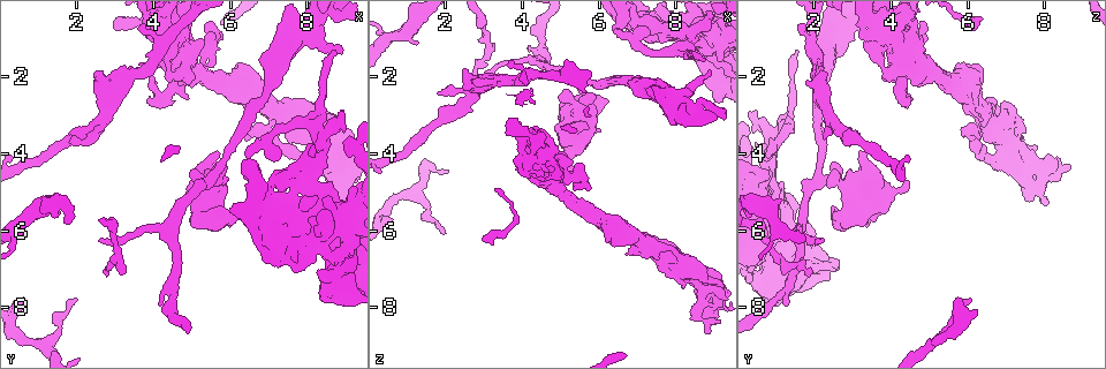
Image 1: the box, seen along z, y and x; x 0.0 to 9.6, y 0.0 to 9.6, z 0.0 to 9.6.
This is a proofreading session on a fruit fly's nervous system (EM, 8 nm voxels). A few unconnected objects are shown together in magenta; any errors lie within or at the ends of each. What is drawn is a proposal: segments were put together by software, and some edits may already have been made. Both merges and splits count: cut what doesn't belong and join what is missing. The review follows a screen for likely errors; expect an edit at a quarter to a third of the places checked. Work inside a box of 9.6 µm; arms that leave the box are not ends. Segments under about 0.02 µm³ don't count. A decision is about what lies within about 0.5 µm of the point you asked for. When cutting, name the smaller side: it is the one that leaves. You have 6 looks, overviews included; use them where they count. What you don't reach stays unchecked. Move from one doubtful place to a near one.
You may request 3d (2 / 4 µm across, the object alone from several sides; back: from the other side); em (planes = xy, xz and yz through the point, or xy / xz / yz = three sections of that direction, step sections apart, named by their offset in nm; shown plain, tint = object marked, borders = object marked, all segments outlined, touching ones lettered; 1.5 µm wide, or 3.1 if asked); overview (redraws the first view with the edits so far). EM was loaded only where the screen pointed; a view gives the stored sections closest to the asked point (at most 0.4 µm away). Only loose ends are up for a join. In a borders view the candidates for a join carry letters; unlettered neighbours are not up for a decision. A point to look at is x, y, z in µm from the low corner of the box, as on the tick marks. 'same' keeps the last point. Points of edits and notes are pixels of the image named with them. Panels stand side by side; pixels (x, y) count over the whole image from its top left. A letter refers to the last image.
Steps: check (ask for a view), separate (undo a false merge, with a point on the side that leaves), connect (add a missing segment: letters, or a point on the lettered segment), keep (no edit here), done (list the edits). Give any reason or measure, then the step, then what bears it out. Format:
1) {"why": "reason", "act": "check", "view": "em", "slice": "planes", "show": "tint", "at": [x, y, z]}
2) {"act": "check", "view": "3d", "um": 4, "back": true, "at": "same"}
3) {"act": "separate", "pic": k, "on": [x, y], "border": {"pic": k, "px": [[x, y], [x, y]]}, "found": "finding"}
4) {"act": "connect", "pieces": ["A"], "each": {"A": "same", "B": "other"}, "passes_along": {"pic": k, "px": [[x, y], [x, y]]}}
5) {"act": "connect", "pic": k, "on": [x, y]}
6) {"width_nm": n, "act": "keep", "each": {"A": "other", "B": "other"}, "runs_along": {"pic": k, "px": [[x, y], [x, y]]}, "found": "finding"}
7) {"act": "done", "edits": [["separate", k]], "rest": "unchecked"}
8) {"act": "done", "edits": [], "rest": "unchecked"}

{"why": "free end", "act": "check", "view": "3d", "um": 2, "at": [3.90, 2.75, 4.35]}

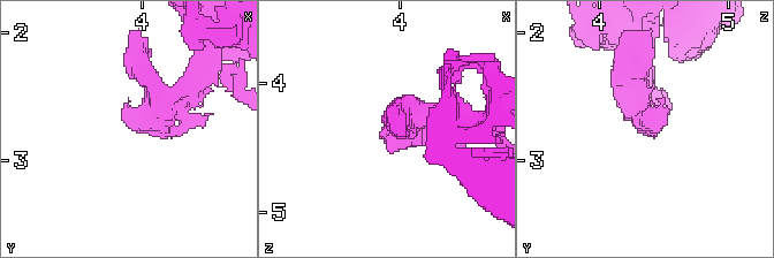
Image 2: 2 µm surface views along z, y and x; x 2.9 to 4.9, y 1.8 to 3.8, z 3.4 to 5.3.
{"why": "now the EM", "act": "check", "view": "em", "slice": "planes", "show": "borders", "at": [3.86, 2.70, 4.34]}

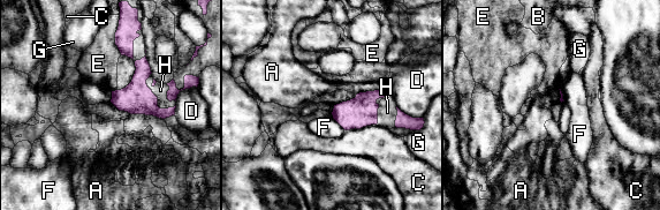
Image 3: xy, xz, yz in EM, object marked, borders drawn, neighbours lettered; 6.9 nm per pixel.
{"act": "connect", "pieces": ["H"], "each": {"A": "other", "B": "other", "C": "other", "D": "other", "E": "other", "F": "other", "G": "other", "H": "same"}, "found": "it goes on there"}

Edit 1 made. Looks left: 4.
{"why": "redraw", "act": "check", "view": "overview"}

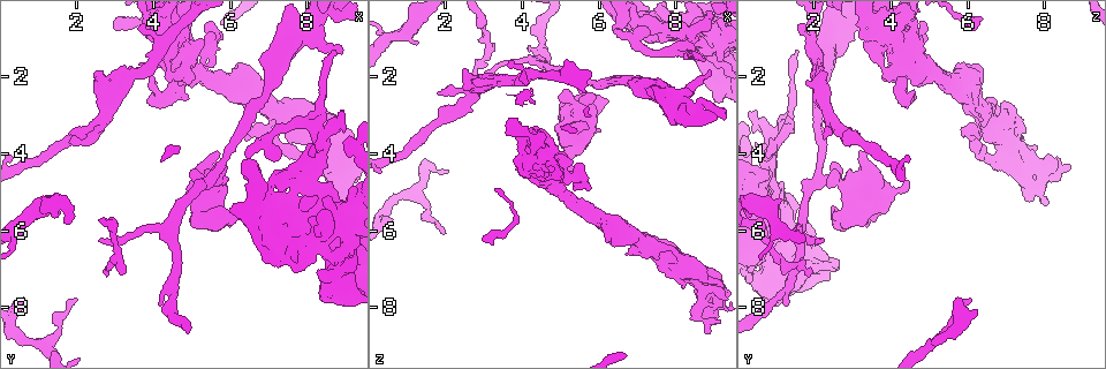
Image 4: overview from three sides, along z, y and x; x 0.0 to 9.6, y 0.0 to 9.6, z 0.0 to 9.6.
{"why": "branch stops here", "act": "check", "view": "3d", "um": 4, "at": [5.15, 4.75, 4.45]}

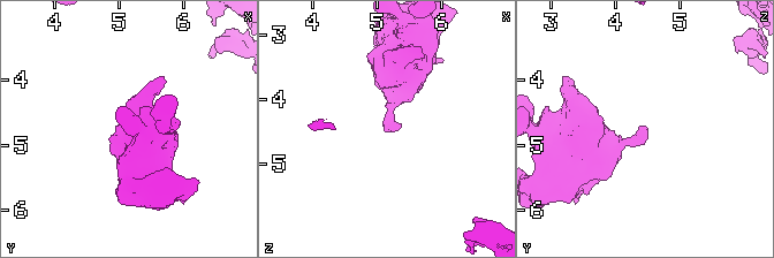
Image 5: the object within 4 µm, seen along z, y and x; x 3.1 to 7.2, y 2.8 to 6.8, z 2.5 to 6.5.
{"why": "now the EM", "act": "check", "view": "em", "slice": "planes", "show": "borders", "at": [5.15, 4.70, 4.45]}

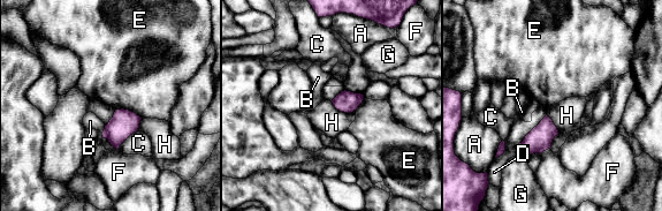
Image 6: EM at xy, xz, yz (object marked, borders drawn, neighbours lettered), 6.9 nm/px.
{"width_nm": 140, "act": "keep", "each": {"A": "other", "B": "other", "C": "other", "D": "other", "E": "other", "F": "other", "G": "other", "H": "other"}, "border": {"pic": 6, "px": [[330, 102], [340, 111], [351, 113]]}, "found": "no lettered segment goes on from it"}

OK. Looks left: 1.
{"why": "stops while still wide", "act": "check", "view": "em", "slice": "planes", "show": "borders", "at": [6.00, 5.95, 3.35]}

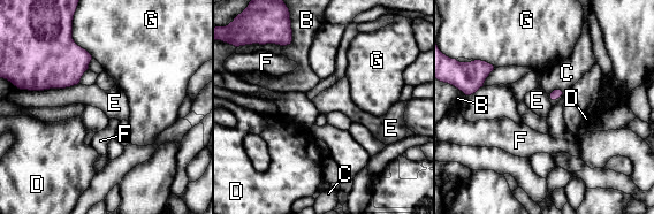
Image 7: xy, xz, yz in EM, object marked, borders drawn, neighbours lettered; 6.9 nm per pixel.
{"act": "keep", "each": {"B": "other", "C": "other", "D": "other", "E": "other", "F": "other", "G": "other"}, "border": {"pic": 7, "px": [[78, 83], [65, 88], [27, 90]]}, "found": "none of them fits"}

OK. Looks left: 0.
{"act": "done", "edits": [["connect", 3]], "rest": "unchecked"}

